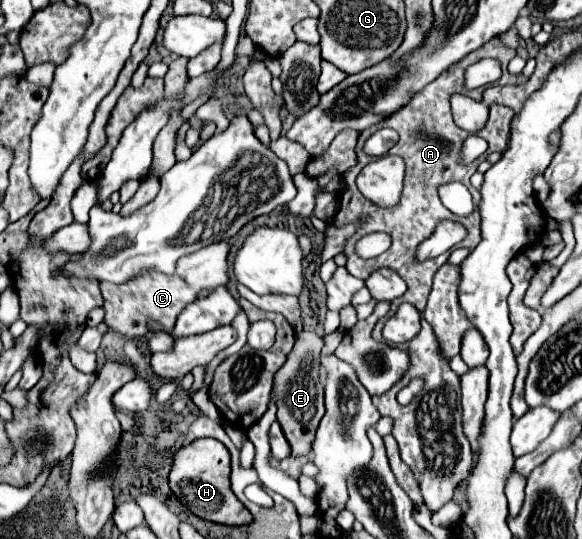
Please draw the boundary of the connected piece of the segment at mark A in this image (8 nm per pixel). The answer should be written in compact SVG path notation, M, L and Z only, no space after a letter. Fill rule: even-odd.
M492 38L490 42L486 42L484 46L480 46L476 52L470 52L468 56L464 56L464 60L452 64L452 68L448 68L448 72L442 72L432 84L428 84L428 88L422 88L418 92L418 96L408 102L404 108L400 108L398 112L394 112L390 118L386 118L384 122L380 122L376 128L392 128L400 134L398 144L390 150L390 154L400 156L406 162L406 180L404 180L404 192L400 196L400 204L394 208L378 208L372 202L368 202L360 190L356 188L356 180L354 180L354 168L350 168L344 174L344 188L338 192L340 198L340 210L334 218L334 224L348 224L348 218L352 218L350 222L358 222L358 230L354 234L354 238L350 238L350 242L346 244L346 254L348 254L348 272L356 278L364 280L364 268L394 268L398 270L404 280L408 282L408 292L404 294L402 302L410 302L414 304L414 308L418 312L424 312L426 308L426 300L432 288L432 276L436 274L436 270L448 260L448 252L436 258L428 258L418 262L416 260L416 248L434 234L438 222L454 218L450 214L450 210L446 206L442 206L440 198L438 198L438 186L440 184L448 184L448 182L462 182L464 186L468 186L468 190L472 192L472 198L478 202L480 200L480 192L470 184L470 176L476 172L478 162L474 166L460 166L458 158L460 158L460 148L462 142L466 140L468 132L464 132L462 128L458 128L452 120L452 112L450 112L450 96L452 94L466 94L474 100L482 100L482 88L480 90L466 90L464 88L464 72L470 64L482 60L482 58L496 58L502 64L502 78L496 84L524 84L526 80L520 76L514 76L508 72L508 62L516 56L516 50L506 48L504 44L500 44L498 38ZM372 232L386 232L392 238L392 246L380 254L378 258L370 258L364 260L360 256L354 254L354 242L358 242L362 236L372 234Z

